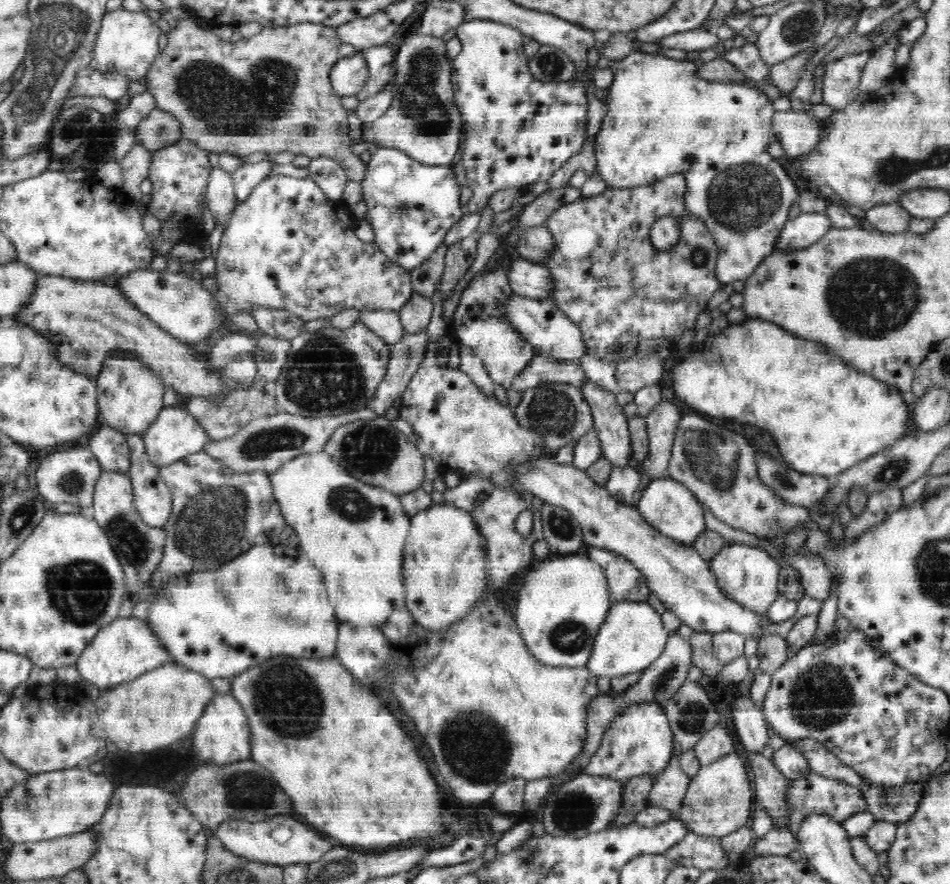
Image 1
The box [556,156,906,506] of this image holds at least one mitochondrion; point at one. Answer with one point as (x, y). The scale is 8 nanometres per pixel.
(745, 195)

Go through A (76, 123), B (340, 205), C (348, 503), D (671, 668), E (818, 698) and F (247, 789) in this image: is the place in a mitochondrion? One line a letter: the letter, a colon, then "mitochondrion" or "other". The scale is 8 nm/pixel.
A: mitochondrion
B: other
C: mitochondrion
D: mitochondrion
E: mitochondrion
F: mitochondrion

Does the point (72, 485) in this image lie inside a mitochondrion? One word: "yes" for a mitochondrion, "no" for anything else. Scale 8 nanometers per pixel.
yes

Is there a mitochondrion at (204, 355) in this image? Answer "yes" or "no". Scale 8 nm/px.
no

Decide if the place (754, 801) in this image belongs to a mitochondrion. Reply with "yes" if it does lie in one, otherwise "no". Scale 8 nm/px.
no

